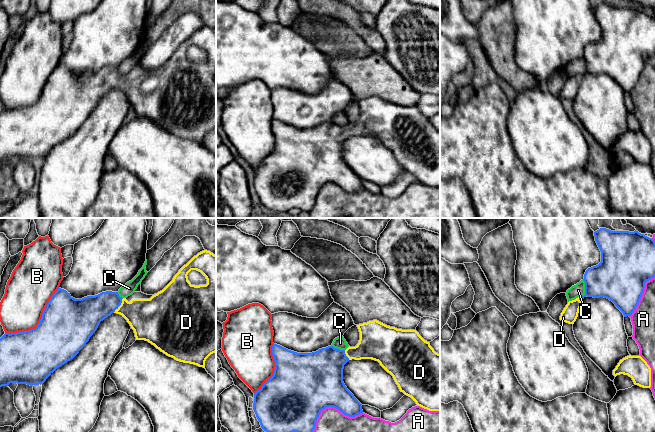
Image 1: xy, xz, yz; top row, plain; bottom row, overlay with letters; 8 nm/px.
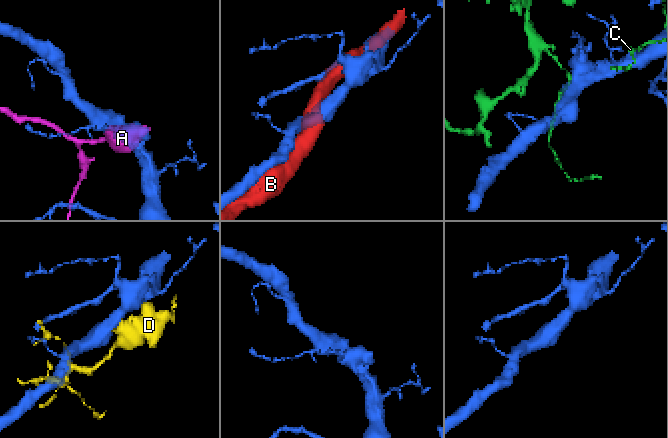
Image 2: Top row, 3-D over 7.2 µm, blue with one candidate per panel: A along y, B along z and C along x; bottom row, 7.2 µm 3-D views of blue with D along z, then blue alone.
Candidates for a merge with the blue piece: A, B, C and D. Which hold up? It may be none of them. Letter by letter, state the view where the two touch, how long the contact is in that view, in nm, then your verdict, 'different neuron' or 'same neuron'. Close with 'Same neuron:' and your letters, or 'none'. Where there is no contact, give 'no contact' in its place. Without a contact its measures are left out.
A: contact in xz; length 480 nm; different neuron
B: contact in xy; length 550 nm; different neuron
C: contact in yz; length 160 nm; different neuron
D: contact in xy; length 150 nm; same neuron
Same neuron: D

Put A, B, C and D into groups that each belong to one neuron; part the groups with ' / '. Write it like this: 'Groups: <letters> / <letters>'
Groups: A / B / C / D

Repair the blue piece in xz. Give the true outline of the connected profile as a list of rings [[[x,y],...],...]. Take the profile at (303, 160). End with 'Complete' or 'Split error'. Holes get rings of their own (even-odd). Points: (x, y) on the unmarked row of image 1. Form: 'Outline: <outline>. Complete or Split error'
Outline: [[[377,96],[357,101],[359,119],[340,126],[333,122],[312,129],[297,129],[273,120],[275,137],[273,152],[254,169],[253,186],[261,204],[275,212],[297,208],[310,212],[316,197],[326,183],[334,183],[349,193],[361,189],[362,180],[343,158],[344,141],[352,135],[372,135],[390,149],[401,168],[411,173],[418,182],[429,187],[440,187],[440,130],[436,129],[416,106],[402,106]]]. Split error

